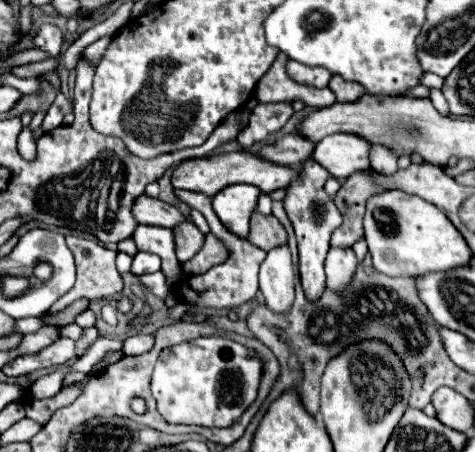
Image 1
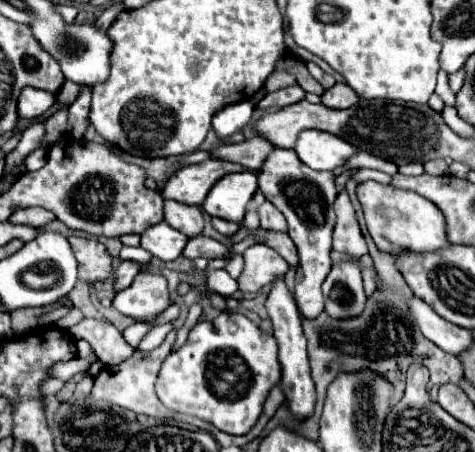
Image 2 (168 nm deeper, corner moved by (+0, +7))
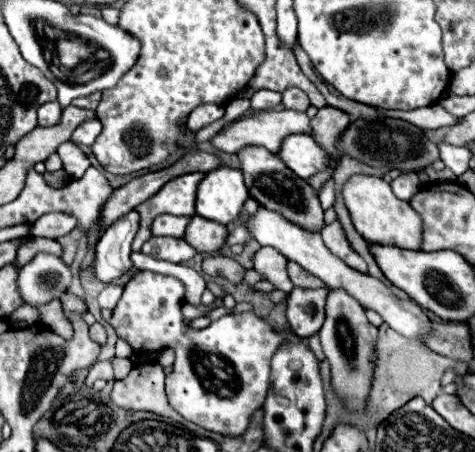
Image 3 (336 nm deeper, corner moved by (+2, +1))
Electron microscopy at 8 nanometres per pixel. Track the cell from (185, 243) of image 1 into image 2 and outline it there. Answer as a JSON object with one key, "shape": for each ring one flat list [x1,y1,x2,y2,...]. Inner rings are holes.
{"shape":[[198,235,198,237,190,237,182,255,186,259,196,259,196,257,206,257,206,259,214,259,214,257,222,257,228,253,228,247,206,237,206,235]]}

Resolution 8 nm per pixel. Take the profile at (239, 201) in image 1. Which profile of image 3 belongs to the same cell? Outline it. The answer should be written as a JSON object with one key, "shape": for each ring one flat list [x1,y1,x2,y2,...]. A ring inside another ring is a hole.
{"shape":[[216,167,204,173,196,191,196,213,204,219,230,225,238,219,248,191,244,187,242,171,230,167]]}

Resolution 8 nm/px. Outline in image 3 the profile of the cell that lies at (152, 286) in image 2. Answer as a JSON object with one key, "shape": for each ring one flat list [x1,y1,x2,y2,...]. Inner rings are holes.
{"shape":[[140,271,134,275,112,313,110,325,116,335,124,339,134,353,142,351,158,351,162,347,170,347,176,353,172,373,166,377,166,395,170,405,188,421,222,435,242,435,244,427,248,427,248,419,252,411,264,405,268,385,270,385,270,359,278,351,282,343,288,341,288,331,274,329,268,321,258,317,256,313,234,313,220,317,216,323,210,323,206,329,192,329,184,321,182,303,184,303,184,283,176,277]]}

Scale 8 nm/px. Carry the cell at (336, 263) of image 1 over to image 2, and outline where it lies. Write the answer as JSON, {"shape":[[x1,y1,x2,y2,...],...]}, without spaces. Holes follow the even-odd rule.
{"shape":[[340,261,332,265,322,283,322,291,326,299,326,311,332,317,346,319,354,317,354,313,362,313,366,293,362,287,360,269,354,265,354,261]]}

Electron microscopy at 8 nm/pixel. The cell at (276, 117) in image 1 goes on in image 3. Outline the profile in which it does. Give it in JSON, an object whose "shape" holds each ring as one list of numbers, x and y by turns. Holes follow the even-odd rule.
{"shape":[[286,89,282,93,282,105,286,109,294,109,294,111,306,111,310,107,308,97,300,89]]}

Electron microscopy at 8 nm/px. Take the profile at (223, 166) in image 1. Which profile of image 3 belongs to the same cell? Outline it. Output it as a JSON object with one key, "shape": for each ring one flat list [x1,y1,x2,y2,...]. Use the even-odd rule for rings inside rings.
{"shape":[[186,173,172,181,168,181,154,197,140,203,134,211,140,215,140,229,132,242,132,251,140,251,144,241,152,237,152,221,156,215,168,213,168,215,194,215,194,203,196,203,196,189,202,179,202,173]]}

